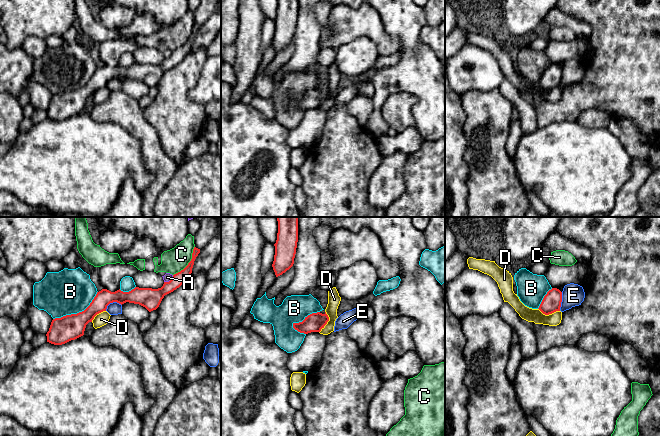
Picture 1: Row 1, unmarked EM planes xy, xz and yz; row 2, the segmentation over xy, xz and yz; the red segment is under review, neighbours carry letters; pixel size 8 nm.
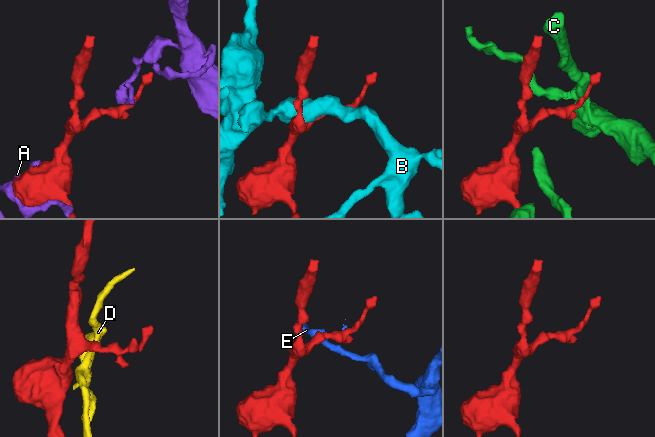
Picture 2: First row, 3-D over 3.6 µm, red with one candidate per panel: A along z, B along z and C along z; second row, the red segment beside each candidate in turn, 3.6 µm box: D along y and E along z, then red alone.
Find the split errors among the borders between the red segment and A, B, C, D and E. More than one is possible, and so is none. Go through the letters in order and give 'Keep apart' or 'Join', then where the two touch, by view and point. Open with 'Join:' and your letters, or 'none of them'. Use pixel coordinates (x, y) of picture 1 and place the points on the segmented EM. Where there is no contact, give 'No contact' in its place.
Join: none of them
A: Keep apart. Touches red at xy (170, 280)
B: Keep apart. Touches red at xy (77, 313)
C: Keep apart. Touches red at xy (189, 262)
D: Keep apart. Touches red at xz (327, 321)
E: Keep apart. Touches red at xy (112, 302)

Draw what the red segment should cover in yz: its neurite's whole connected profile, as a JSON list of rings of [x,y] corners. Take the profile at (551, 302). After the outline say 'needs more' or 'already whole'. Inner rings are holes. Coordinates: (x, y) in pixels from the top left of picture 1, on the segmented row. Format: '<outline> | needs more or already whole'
[[[552,288],[544,296],[538,309],[543,314],[549,315],[556,311],[560,311],[561,302],[562,302],[562,292],[557,288]]] | already whole

